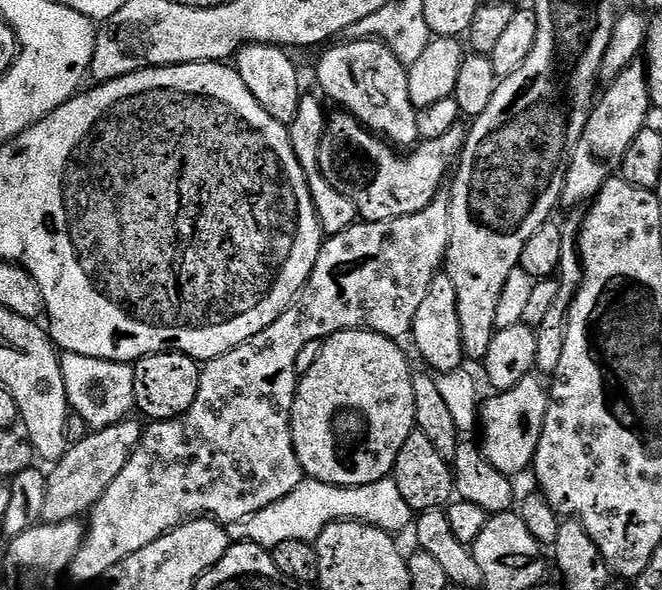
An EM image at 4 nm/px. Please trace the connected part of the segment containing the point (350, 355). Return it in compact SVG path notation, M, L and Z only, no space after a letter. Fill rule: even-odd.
M363 330L336 332L321 343L318 362L314 362L314 366L310 366L310 370L306 370L306 374L299 377L292 407L292 441L294 442L294 450L298 454L298 462L304 467L305 477L338 486L366 486L366 482L387 480L393 475L399 451L402 450L412 432L417 429L416 415L414 414L414 382L412 381L414 368L413 365L408 365L403 350L396 344L399 343L393 337Z

